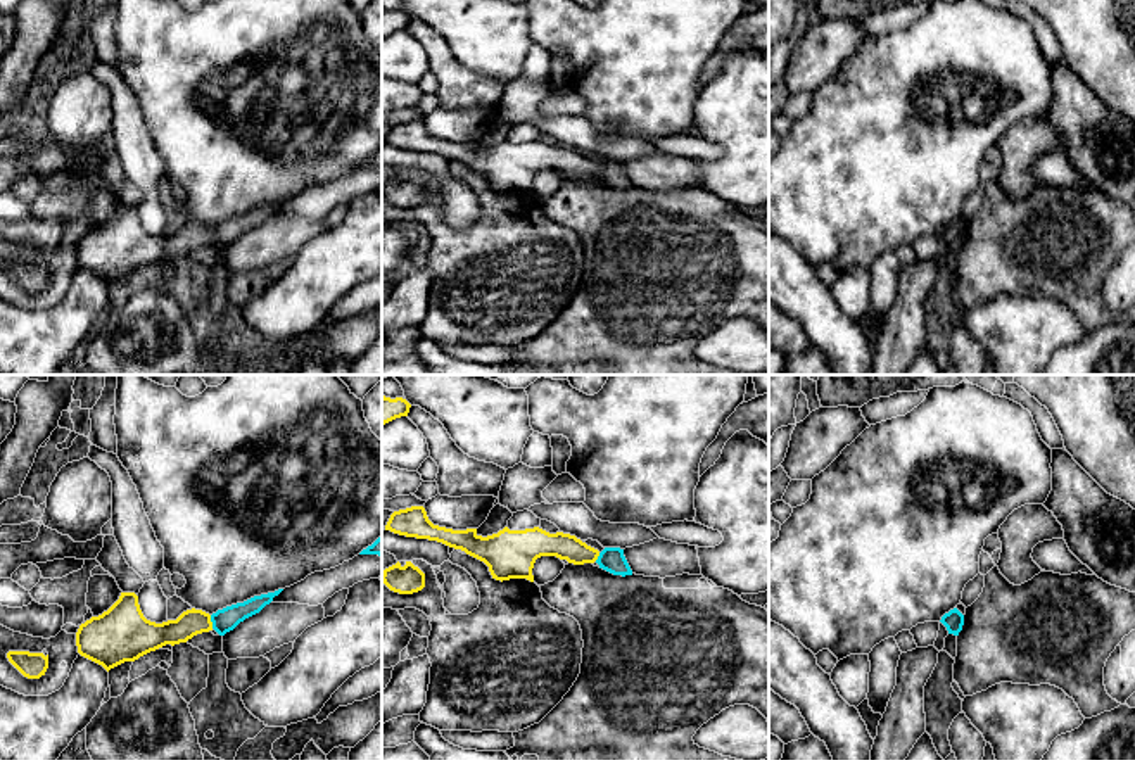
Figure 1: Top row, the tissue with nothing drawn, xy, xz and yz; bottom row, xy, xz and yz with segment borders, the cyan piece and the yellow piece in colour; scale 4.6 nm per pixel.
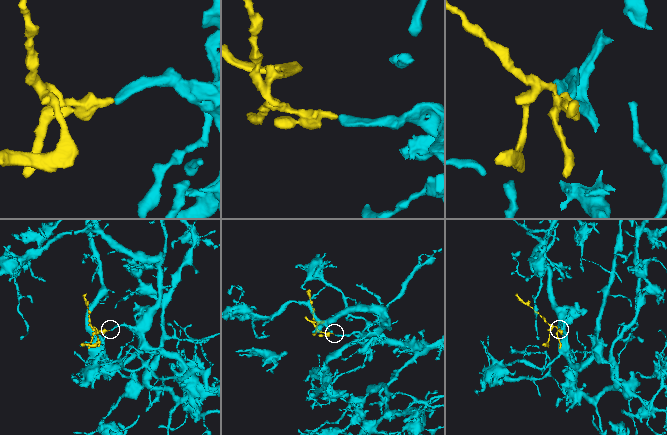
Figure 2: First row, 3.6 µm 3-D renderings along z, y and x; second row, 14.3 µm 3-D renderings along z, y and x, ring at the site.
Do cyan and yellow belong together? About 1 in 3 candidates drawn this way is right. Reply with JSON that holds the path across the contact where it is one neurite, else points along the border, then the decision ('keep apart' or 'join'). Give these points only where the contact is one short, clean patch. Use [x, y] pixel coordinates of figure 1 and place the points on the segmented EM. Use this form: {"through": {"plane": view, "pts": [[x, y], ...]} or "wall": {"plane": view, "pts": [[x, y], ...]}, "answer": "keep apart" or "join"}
{"through": {"plane": "xy", "pts": [[223, 620], [211, 620], [190, 622]]}, "answer": "join"}

